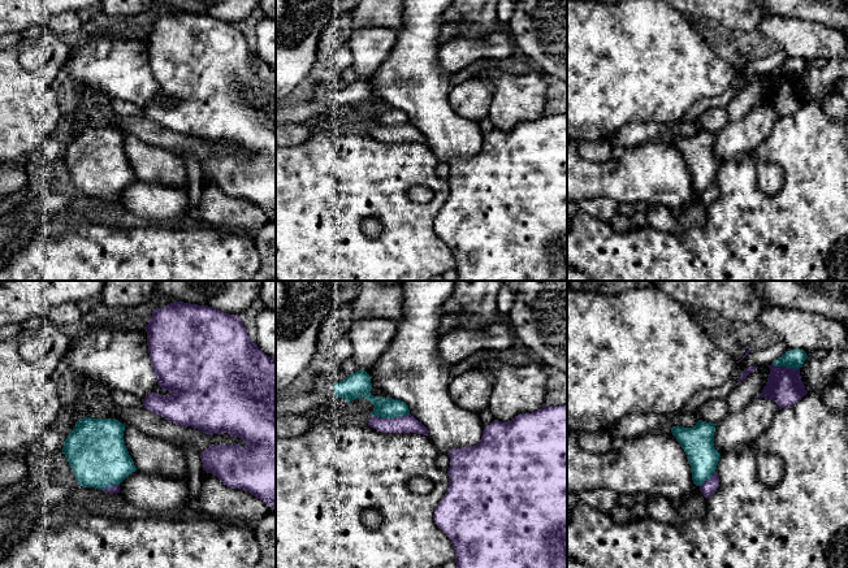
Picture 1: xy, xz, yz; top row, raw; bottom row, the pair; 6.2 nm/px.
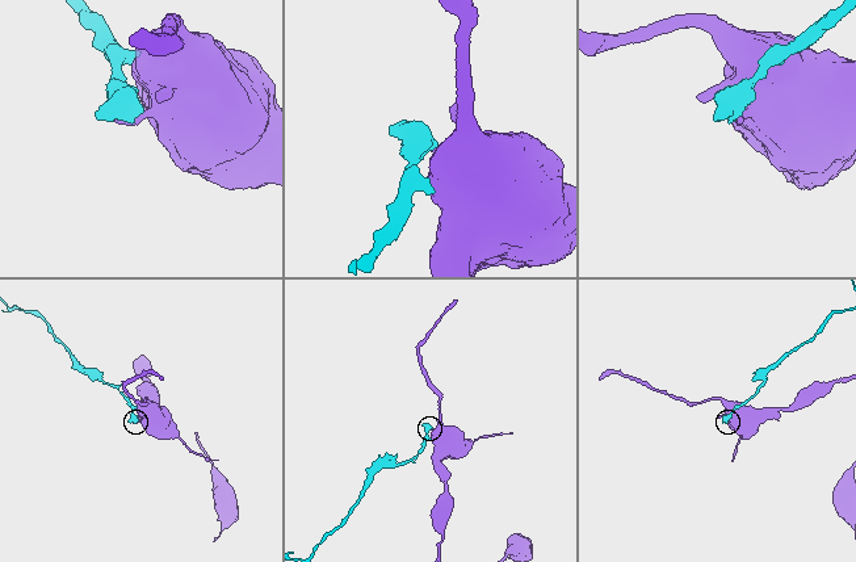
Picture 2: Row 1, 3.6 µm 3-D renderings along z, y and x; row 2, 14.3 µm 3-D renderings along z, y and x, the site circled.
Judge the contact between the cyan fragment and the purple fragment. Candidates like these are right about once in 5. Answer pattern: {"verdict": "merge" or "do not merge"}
{"verdict": "do not merge"}

